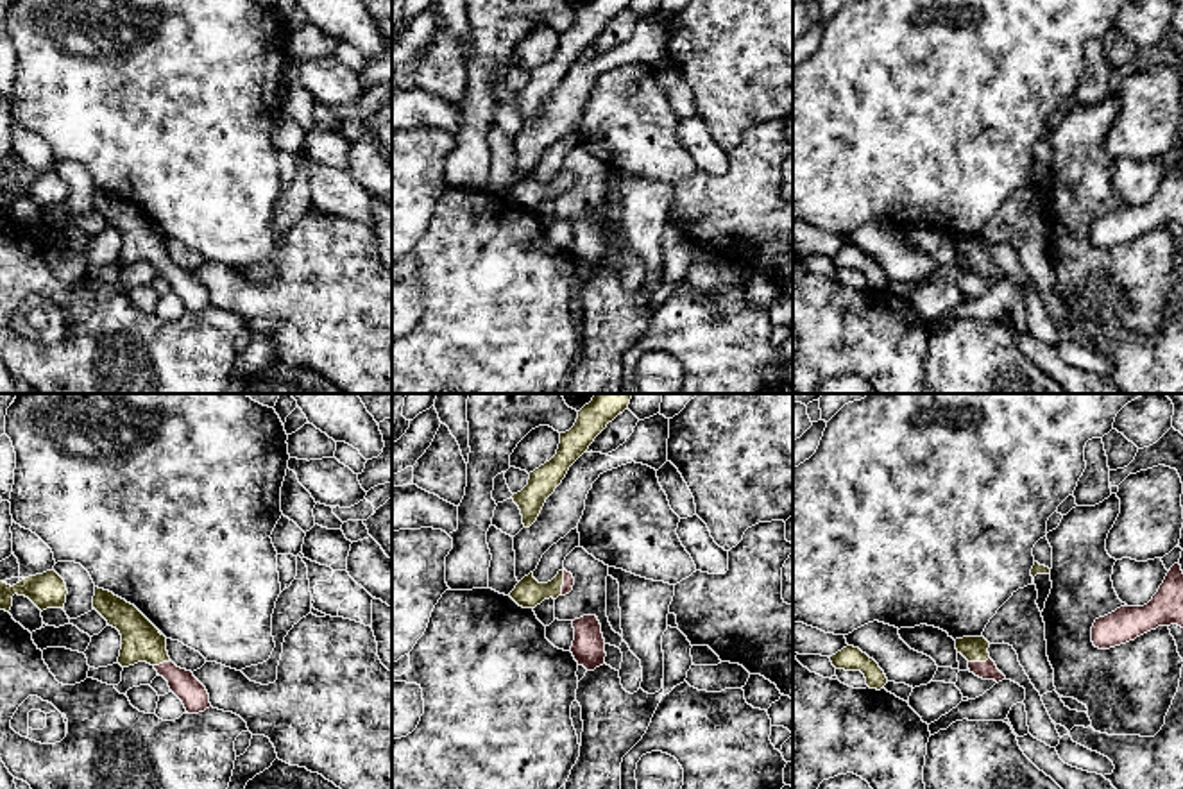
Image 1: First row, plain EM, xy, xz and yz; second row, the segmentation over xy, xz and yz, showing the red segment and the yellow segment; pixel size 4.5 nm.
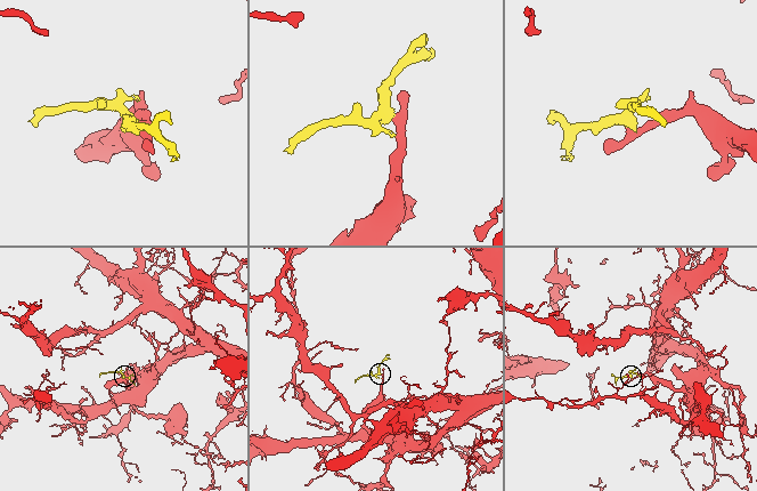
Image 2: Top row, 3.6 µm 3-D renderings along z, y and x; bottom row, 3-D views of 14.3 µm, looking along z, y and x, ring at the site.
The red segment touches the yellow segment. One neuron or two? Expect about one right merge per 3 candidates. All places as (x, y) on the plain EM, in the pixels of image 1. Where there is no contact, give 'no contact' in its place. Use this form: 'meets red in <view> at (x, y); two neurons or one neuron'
meets red in xz at (564, 181); one neuron

